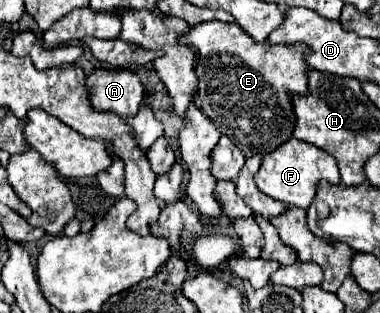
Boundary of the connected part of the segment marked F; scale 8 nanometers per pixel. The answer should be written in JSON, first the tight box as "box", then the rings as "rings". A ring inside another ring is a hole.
{"box":[254,138,340,210],"rings":[[[290,138],[284,144],[280,144],[280,148],[276,148],[274,152],[268,152],[262,158],[262,166],[254,176],[256,186],[264,194],[268,194],[274,200],[286,202],[288,206],[298,206],[298,208],[304,208],[304,210],[314,200],[316,184],[320,180],[328,180],[330,184],[340,182],[336,160],[332,156],[328,156],[324,150],[320,150],[312,144],[306,144],[302,140],[296,140],[296,138]]]}

